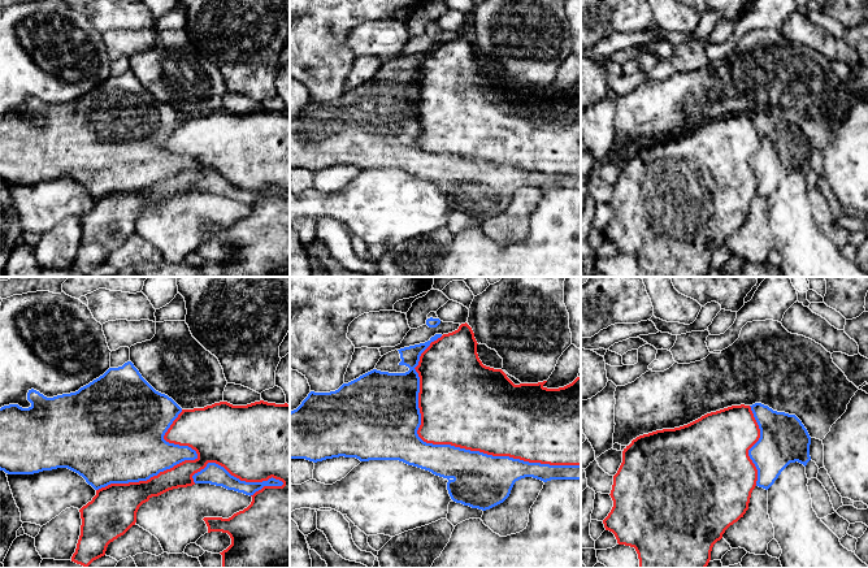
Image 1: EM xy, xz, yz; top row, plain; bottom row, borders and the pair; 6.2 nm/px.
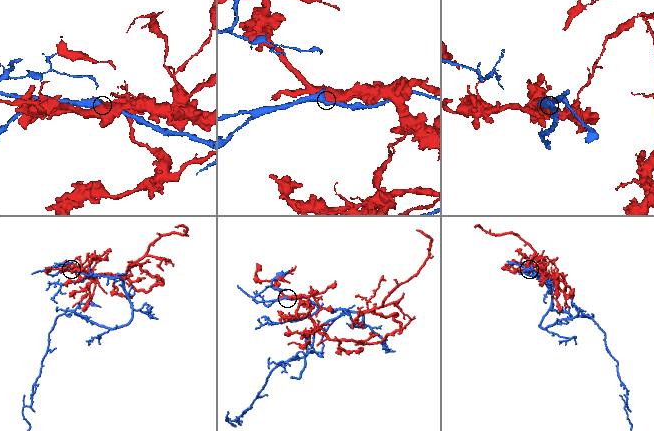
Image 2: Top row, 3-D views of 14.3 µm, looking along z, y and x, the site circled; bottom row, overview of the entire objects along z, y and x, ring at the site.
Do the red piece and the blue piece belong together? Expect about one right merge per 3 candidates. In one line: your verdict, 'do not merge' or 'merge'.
merge

